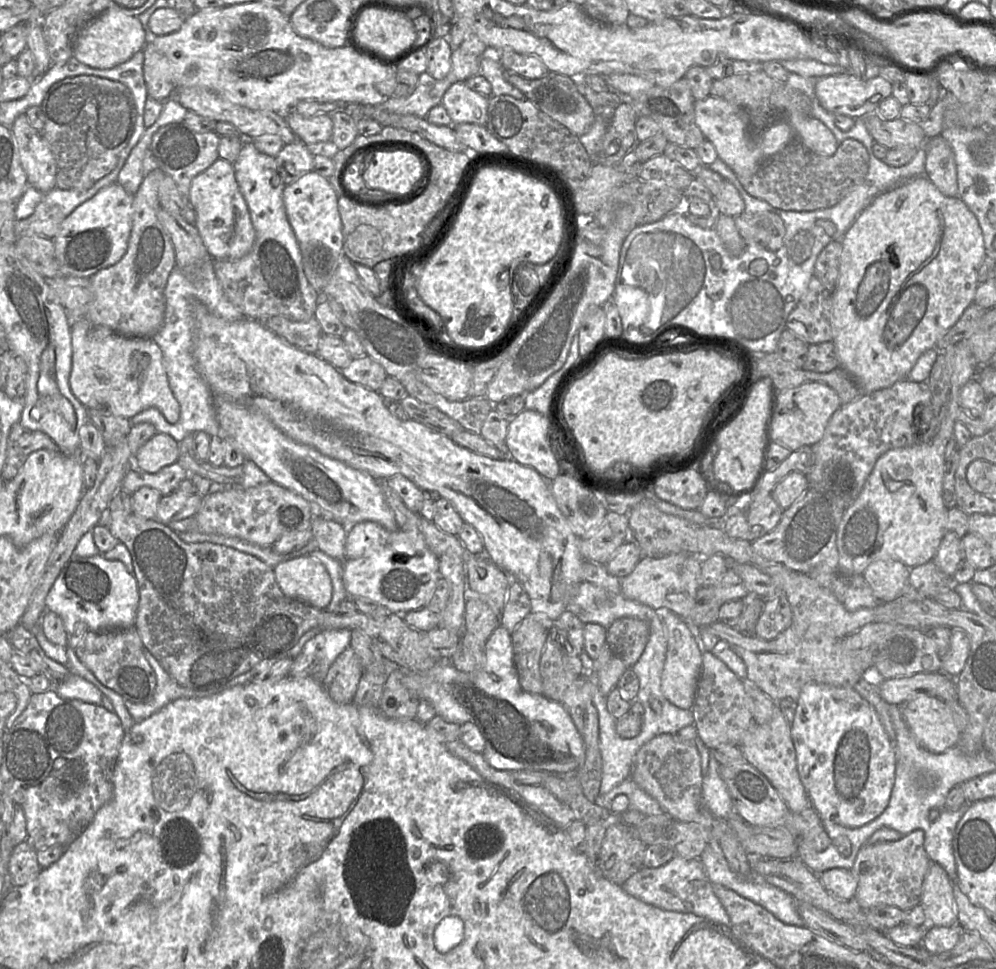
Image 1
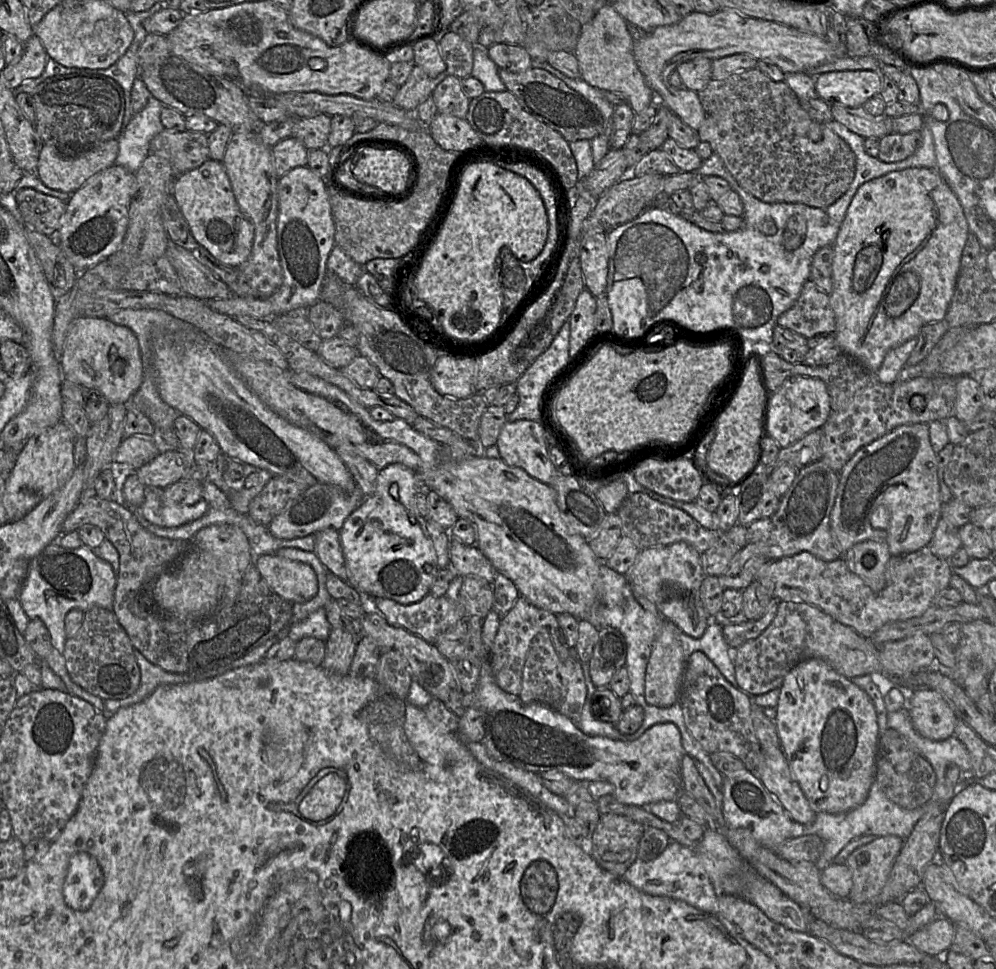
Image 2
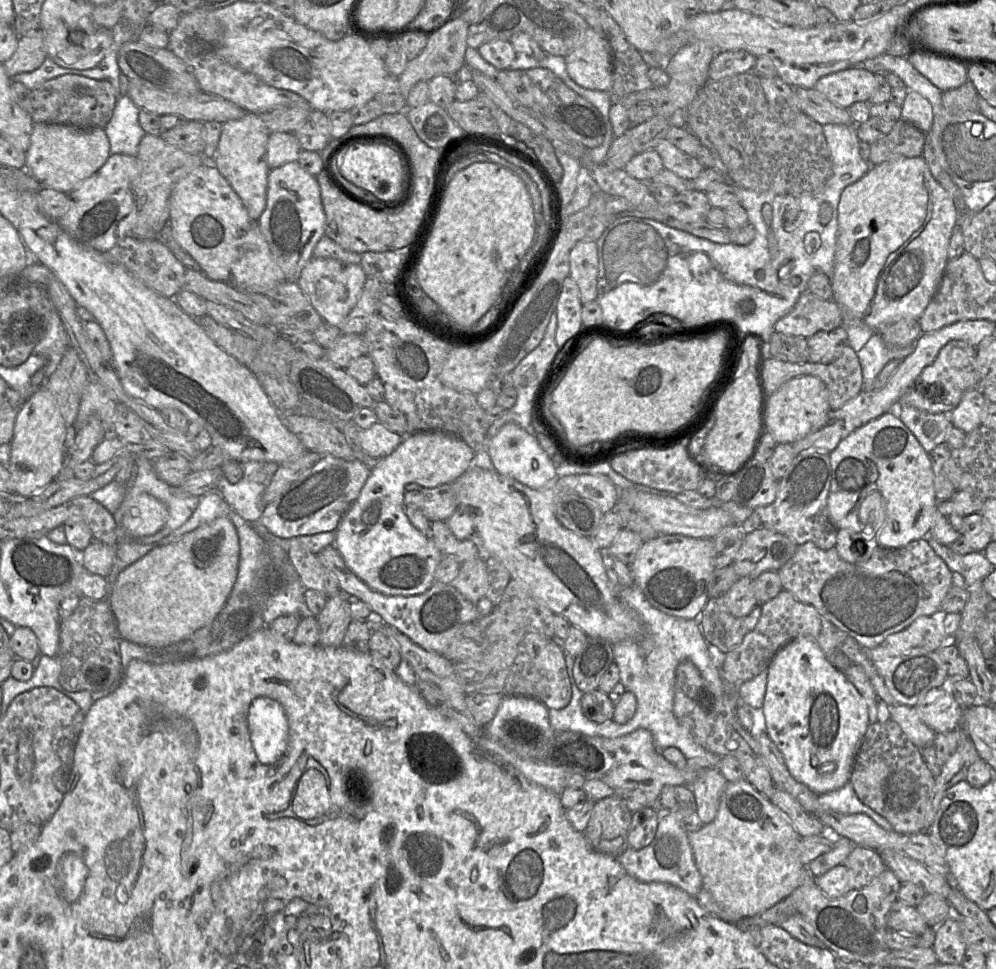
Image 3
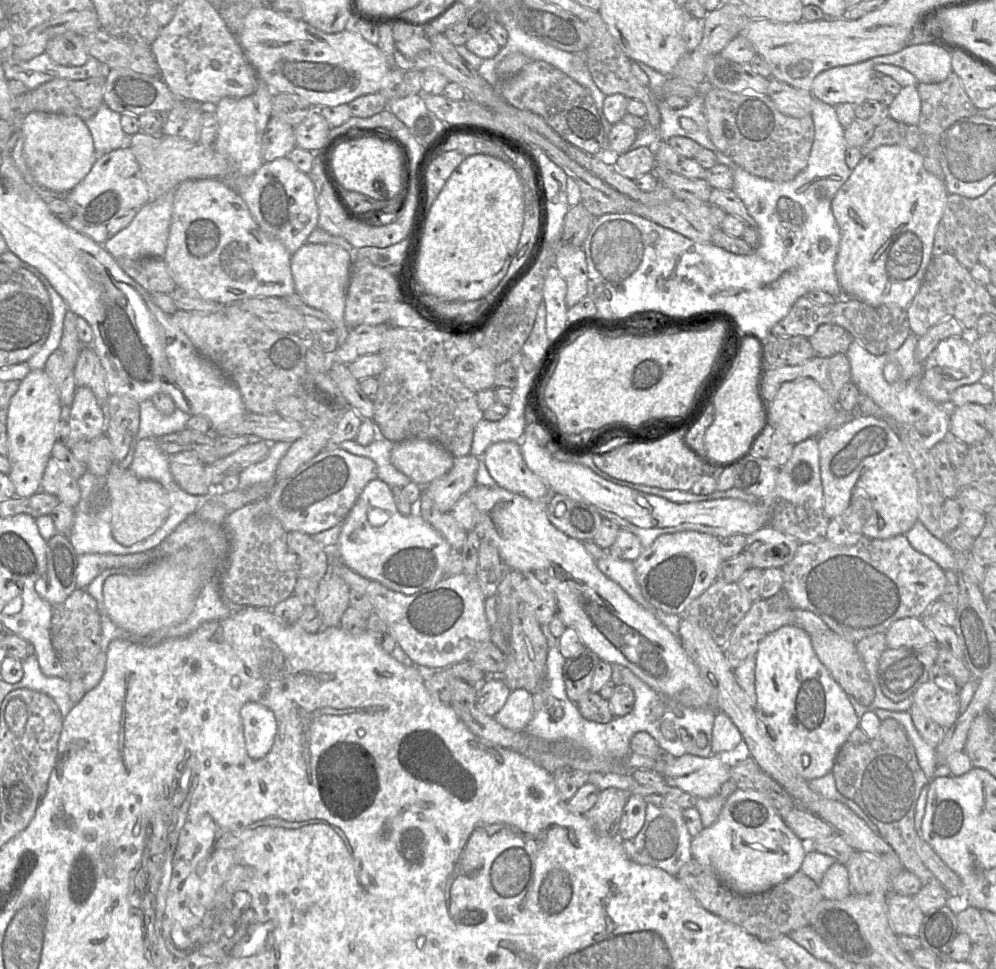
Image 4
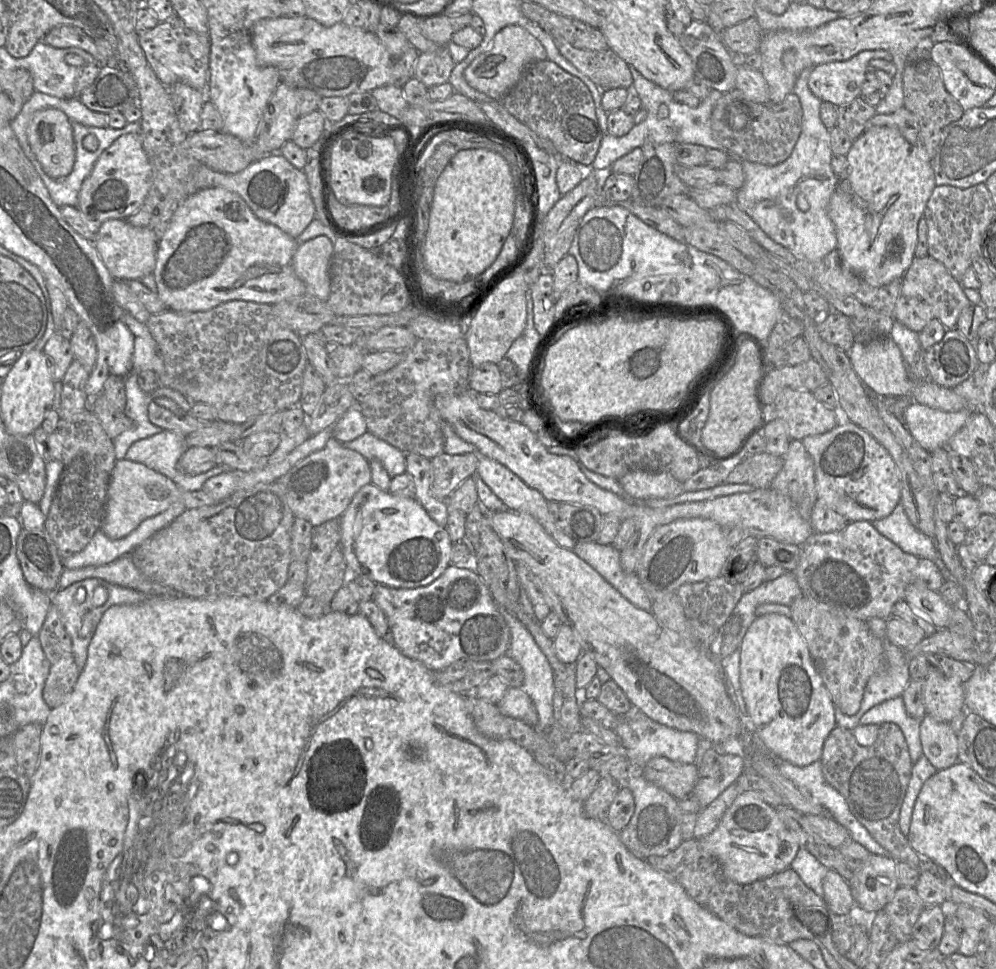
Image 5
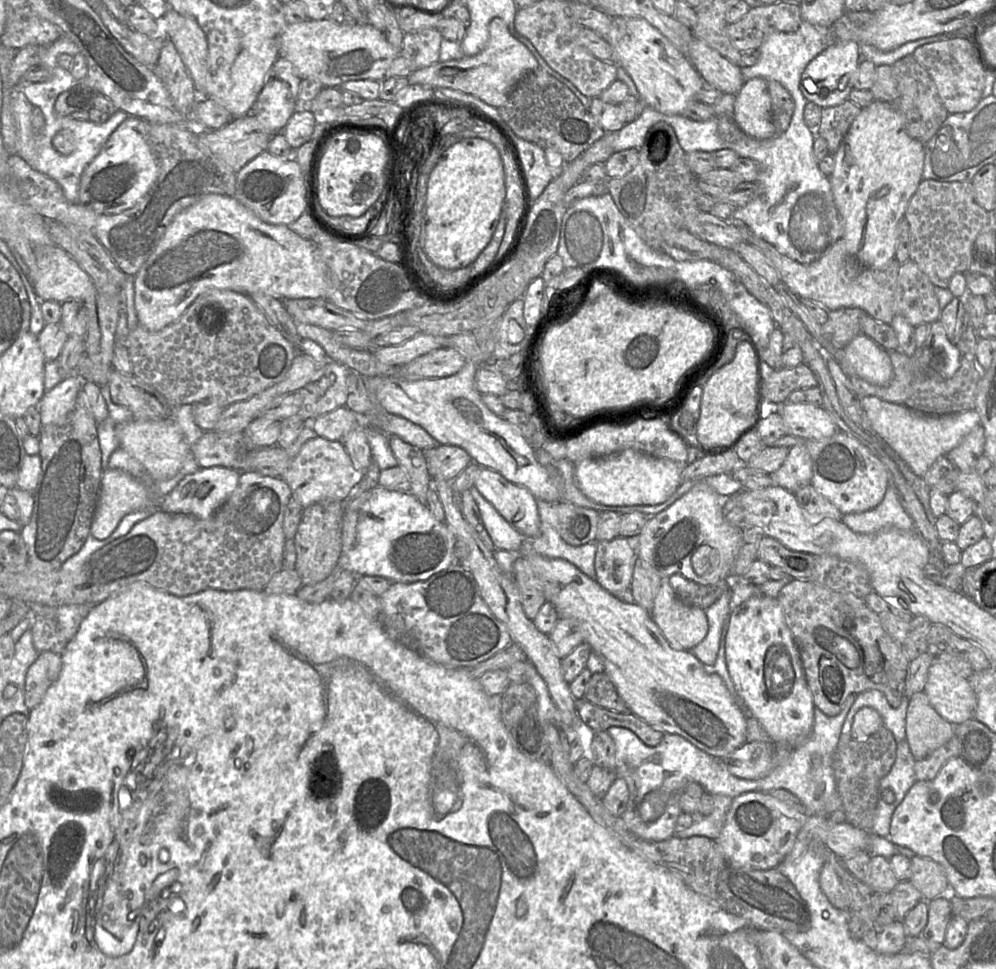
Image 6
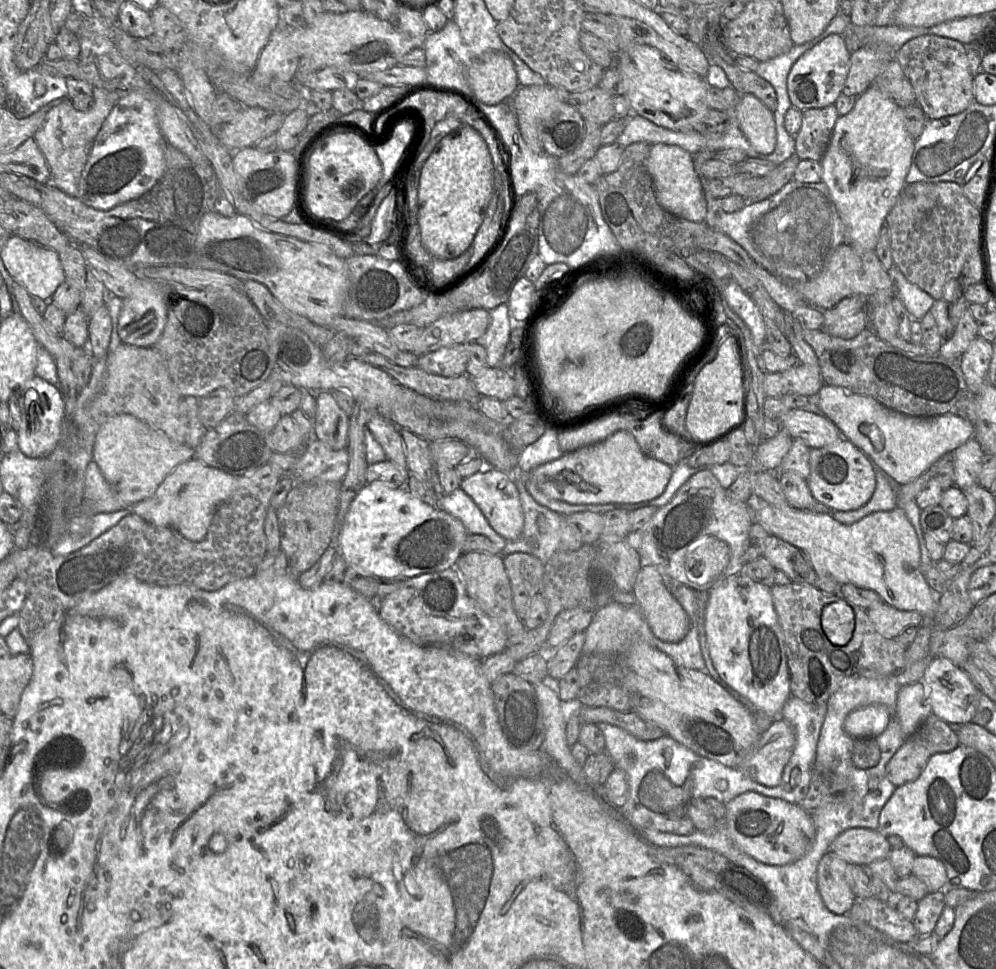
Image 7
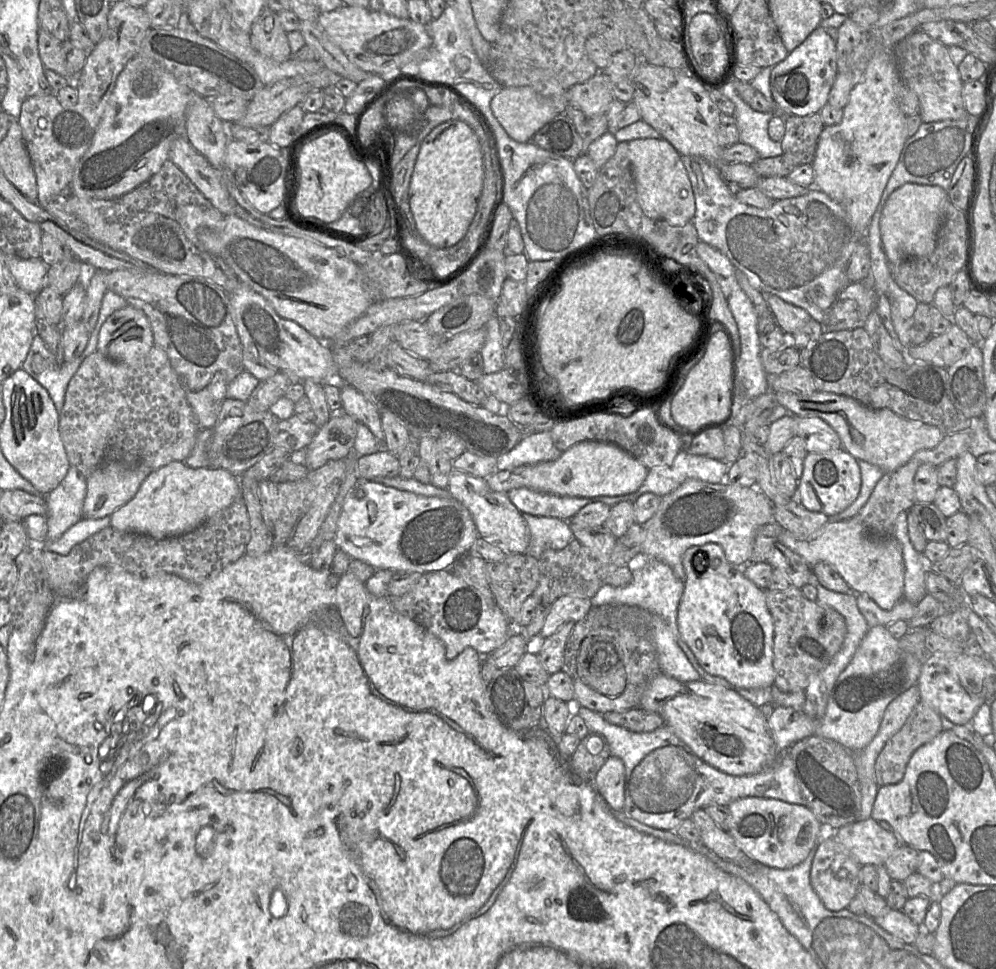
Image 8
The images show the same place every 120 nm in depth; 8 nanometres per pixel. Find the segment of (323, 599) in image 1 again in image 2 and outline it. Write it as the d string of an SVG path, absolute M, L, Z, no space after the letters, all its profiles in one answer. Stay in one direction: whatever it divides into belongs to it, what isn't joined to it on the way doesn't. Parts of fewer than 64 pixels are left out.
M263 555L255 565L268 586L286 601L304 603L318 593L317 574L310 565L276 555Z

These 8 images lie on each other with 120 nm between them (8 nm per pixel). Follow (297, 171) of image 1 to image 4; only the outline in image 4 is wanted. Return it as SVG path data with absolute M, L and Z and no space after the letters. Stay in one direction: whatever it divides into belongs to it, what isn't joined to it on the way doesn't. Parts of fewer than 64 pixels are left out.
M271 116L262 139L264 162L288 157L295 147L294 127Z

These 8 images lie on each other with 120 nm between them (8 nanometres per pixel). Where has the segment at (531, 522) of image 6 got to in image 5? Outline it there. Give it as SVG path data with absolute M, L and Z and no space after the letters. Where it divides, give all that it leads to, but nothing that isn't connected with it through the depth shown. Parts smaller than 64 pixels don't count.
M475 451L475 455L479 460L476 474L481 477L492 492L502 501L507 510L532 515L560 546L571 550L574 548L576 542L560 531L555 525L554 519L548 510L548 501L539 491L529 487L521 478L501 463L485 457L477 451Z

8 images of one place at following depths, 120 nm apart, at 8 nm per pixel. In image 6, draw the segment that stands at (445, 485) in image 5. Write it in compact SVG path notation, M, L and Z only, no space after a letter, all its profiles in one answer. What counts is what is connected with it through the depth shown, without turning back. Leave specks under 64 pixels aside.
M440 444L423 452L431 477L450 483L472 462L464 449L453 445Z

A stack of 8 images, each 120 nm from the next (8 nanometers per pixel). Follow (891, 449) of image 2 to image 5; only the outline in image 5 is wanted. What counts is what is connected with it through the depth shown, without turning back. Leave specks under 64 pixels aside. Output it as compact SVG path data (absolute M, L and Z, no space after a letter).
M841 420L829 432L803 438L802 443L811 455L816 477L819 501L851 521L873 522L889 516L900 503L901 469L887 449L868 431L849 420Z

